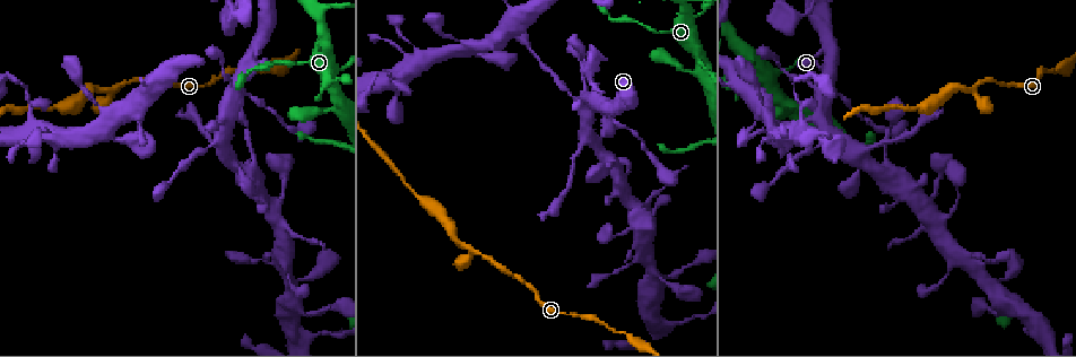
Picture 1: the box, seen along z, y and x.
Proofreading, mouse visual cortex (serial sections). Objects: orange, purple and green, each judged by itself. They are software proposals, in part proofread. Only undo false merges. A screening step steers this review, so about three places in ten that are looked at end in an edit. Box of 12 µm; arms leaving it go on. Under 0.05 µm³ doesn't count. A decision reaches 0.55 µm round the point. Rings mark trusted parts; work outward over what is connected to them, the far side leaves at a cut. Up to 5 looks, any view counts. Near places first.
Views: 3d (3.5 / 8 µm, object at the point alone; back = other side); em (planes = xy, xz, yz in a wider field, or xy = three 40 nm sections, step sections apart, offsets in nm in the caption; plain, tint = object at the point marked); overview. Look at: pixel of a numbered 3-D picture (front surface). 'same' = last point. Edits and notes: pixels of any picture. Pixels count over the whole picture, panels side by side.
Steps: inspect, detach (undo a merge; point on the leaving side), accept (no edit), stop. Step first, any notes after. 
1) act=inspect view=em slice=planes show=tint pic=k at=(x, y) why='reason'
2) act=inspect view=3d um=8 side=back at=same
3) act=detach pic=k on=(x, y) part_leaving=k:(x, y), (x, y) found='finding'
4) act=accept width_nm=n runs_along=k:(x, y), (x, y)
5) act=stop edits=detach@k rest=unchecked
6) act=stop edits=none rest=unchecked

act=inspect view=3d um=8 pic=1 at=(974, 90) why='two arms in line, one across'

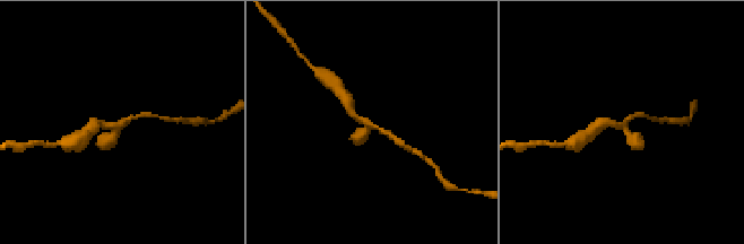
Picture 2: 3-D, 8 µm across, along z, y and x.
act=inspect view=em slice=planes show=tint pic=2 at=(116, 123) arms=3 arm_widths_nm=200,200,400

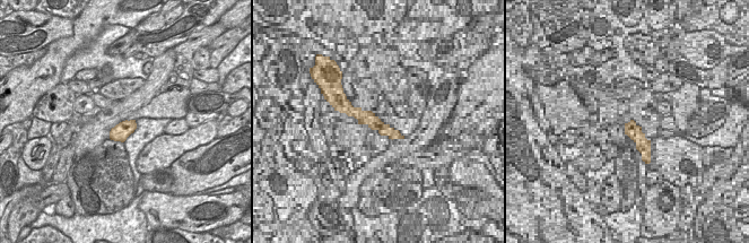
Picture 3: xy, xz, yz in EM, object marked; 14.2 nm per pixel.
act=accept width_nm=240 runs_along=2:(397, 140), (358, 119), (348, 104) found='continuous, no second cell'

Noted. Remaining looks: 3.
act=inspect view=3d um=3.5 side=back pic=1 at=(795, 111) why='two arms in line, one across'

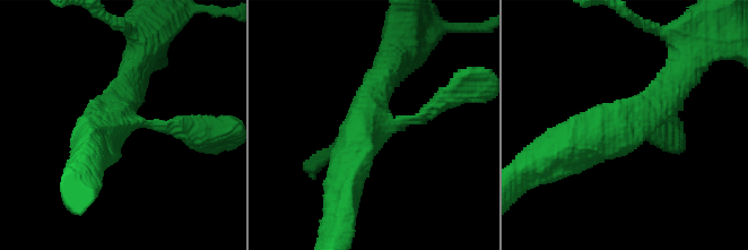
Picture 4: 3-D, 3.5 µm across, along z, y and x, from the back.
act=inspect view=em slice=xy step=1 show=tint pic=4 at=(385, 122) arms=3 arm_widths_nm=150,400,600 why='now the EM'

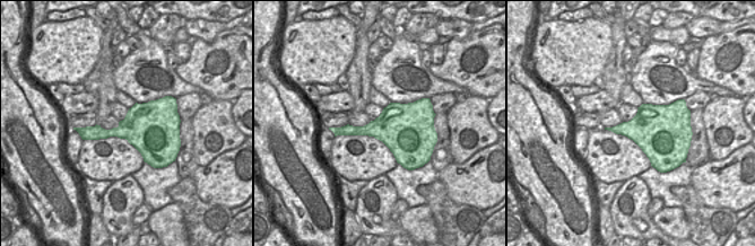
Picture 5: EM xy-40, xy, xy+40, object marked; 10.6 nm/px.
act=accept runs_along=4:(684, 75), (632, 123), (568, 144) found='continuous, no second cell'

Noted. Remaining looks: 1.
act=stop edits=none rest=unchecked

